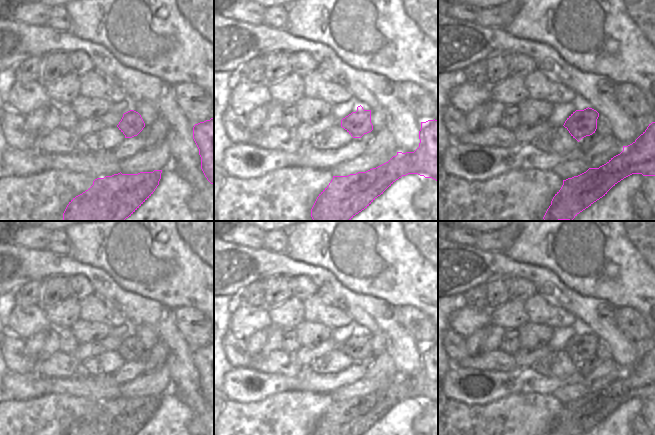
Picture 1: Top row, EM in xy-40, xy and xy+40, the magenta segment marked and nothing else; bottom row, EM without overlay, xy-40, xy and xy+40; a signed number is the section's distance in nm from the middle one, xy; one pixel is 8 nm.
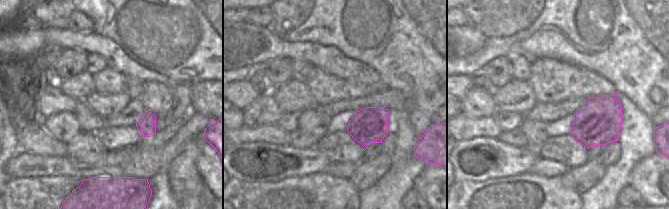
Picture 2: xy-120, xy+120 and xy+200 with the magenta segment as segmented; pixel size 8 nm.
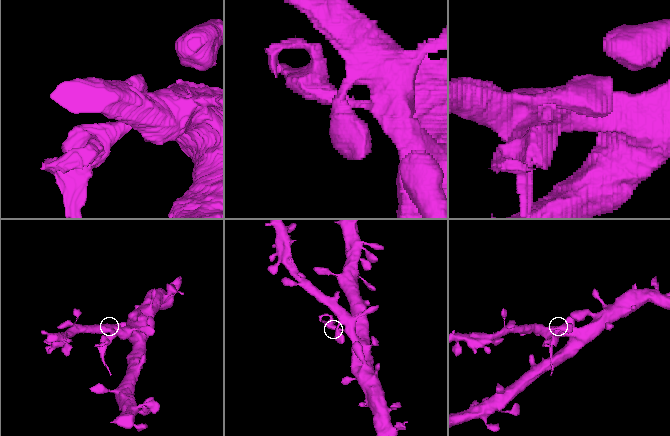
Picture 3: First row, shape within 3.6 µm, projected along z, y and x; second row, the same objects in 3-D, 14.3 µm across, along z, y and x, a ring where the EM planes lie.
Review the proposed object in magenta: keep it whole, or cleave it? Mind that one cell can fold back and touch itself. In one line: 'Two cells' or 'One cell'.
Two cells.

